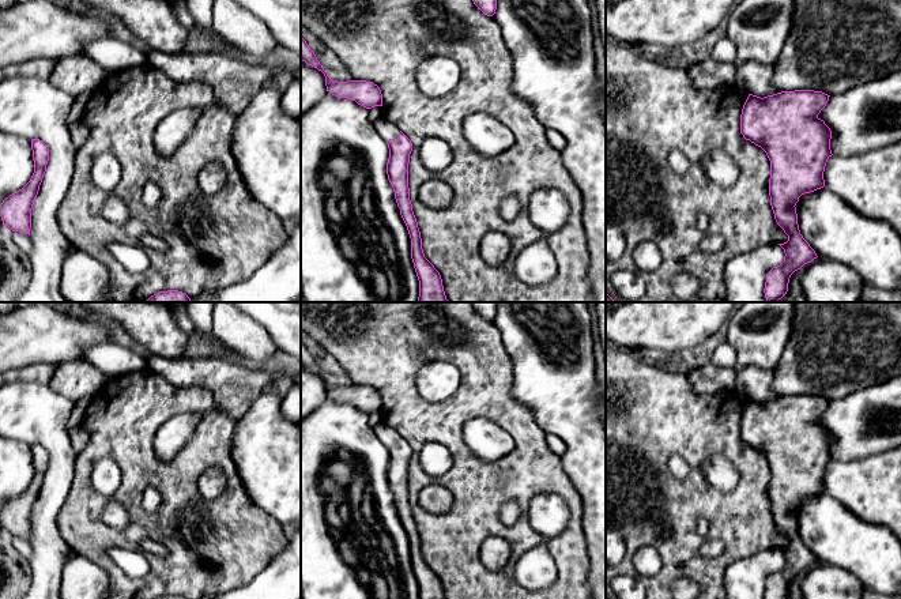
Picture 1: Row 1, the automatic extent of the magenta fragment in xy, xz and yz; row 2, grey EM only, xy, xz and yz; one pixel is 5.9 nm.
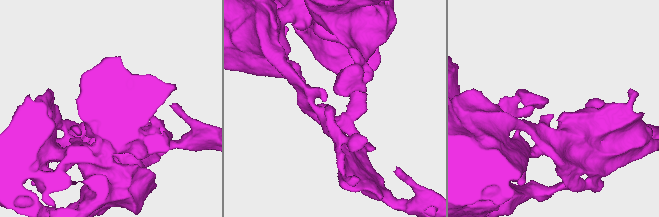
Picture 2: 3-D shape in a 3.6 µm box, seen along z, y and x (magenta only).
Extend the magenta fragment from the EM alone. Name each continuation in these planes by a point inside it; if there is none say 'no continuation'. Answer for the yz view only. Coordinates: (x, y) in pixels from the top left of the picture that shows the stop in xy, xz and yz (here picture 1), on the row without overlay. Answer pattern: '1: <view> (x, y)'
no continuation

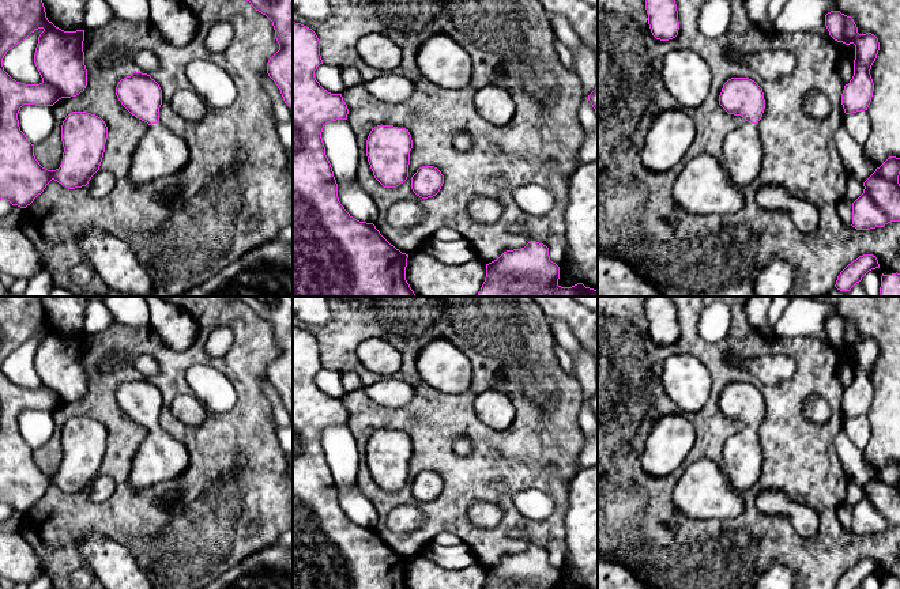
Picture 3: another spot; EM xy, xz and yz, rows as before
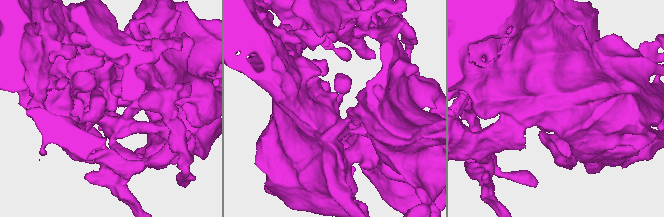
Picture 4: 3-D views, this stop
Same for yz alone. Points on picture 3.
1: yz (742, 456)

